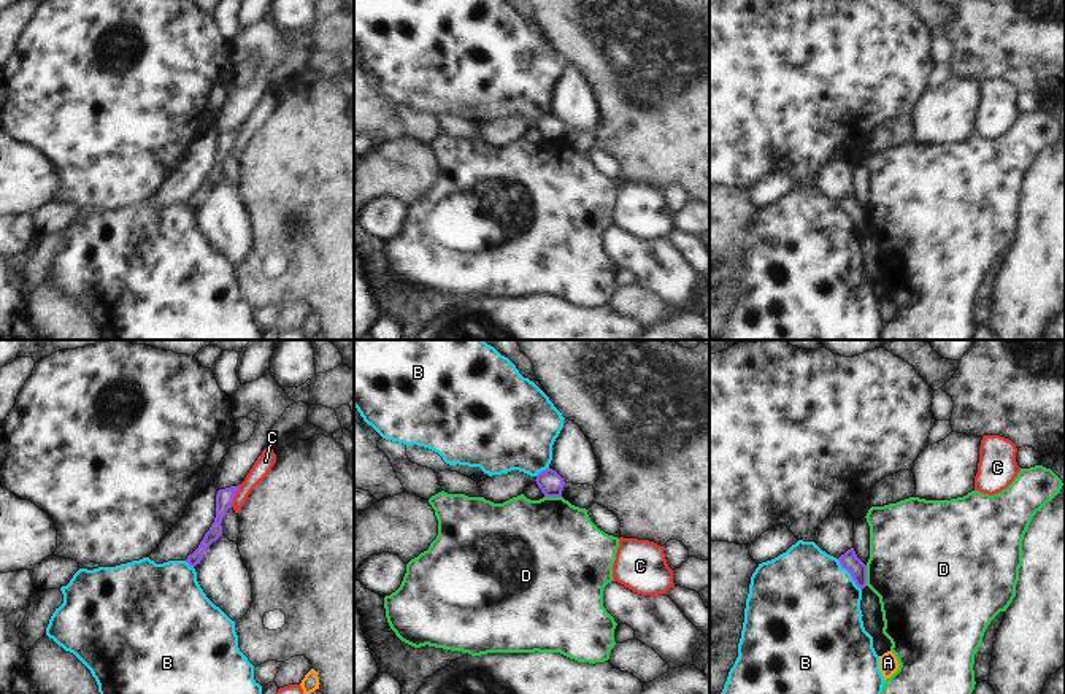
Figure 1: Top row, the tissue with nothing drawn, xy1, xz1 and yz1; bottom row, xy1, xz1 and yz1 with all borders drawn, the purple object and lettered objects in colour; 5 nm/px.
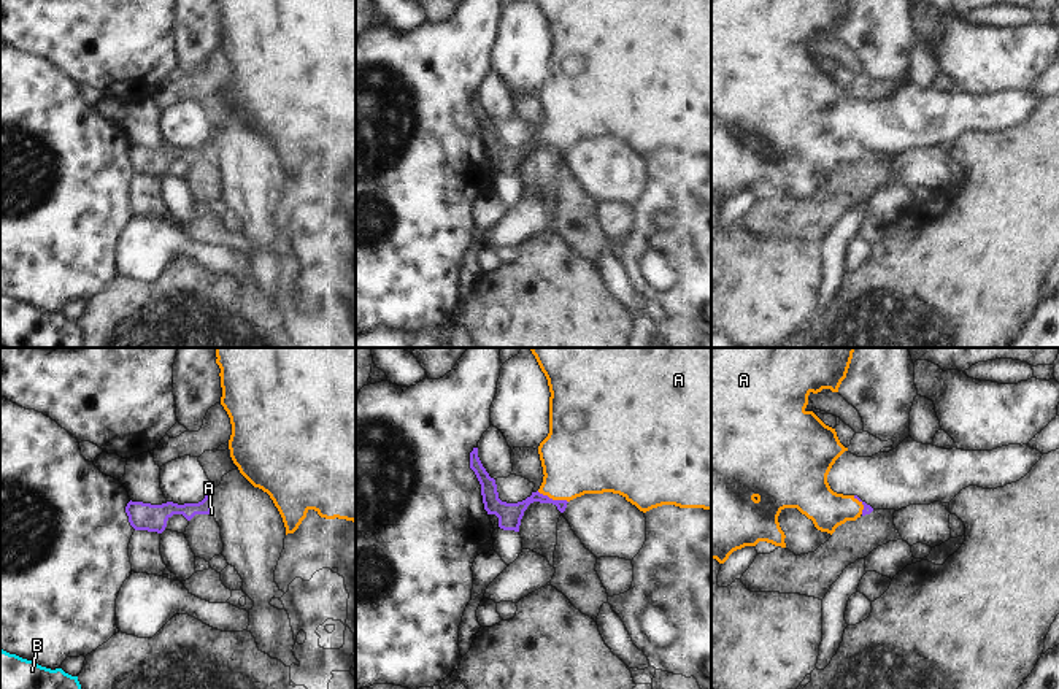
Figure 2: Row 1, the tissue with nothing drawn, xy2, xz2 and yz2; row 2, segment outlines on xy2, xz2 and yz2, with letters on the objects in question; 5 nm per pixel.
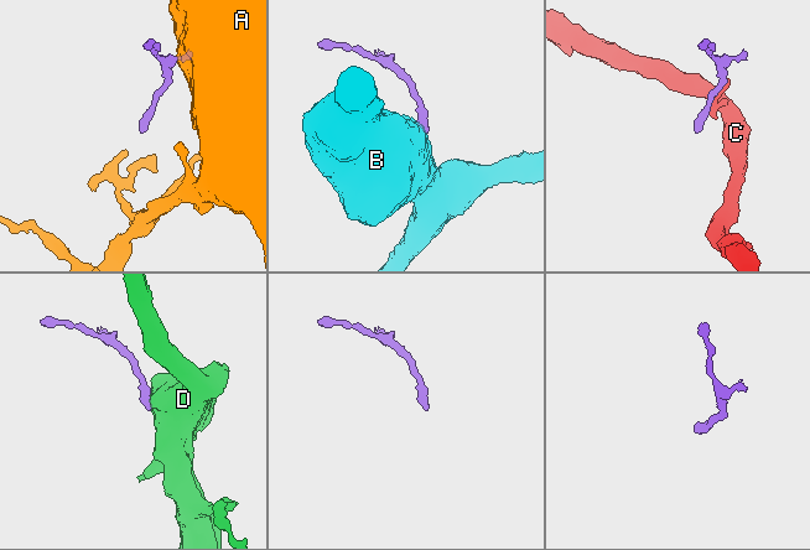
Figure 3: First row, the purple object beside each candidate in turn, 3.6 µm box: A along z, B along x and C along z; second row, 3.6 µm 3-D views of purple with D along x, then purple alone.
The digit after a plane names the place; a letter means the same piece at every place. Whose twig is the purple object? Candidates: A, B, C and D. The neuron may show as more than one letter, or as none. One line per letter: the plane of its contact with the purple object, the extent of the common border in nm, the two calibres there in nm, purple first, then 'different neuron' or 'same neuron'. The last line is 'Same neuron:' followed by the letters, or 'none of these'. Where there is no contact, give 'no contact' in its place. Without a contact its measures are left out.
A: meets purple in xz2; contact 170 nm long; 120 nm thick on the purple side, 380 nm on the other; same neuron
B: meets purple in yz1; contact 200 nm long; 90 nm thick on the purple side, 480 nm on the other; different neuron
C: meets purple in xy1; contact 120 nm long; 90 nm thick on the purple side, 90 nm on the other; different neuron
D: meets purple in yz1; contact 100 nm long; 90 nm thick on the purple side, 460 nm on the other; different neuron
Same neuron: A

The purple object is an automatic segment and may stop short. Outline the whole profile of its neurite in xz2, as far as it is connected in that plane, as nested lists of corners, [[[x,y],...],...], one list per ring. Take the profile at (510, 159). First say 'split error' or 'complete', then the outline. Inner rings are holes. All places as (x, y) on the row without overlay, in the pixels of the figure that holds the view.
split error | [[[535,0],[549,30],[549,78],[540,87],[538,98],[543,111],[543,127],[537,137],[532,137],[522,146],[506,148],[499,143],[495,124],[489,121],[478,102],[478,92],[470,97],[470,113],[475,116],[479,129],[484,154],[499,162],[499,171],[519,176],[521,164],[527,151],[533,146],[553,148],[560,157],[567,148],[584,138],[613,137],[622,140],[627,146],[646,157],[662,149],[680,152],[703,152],[711,156],[711,0]]]

